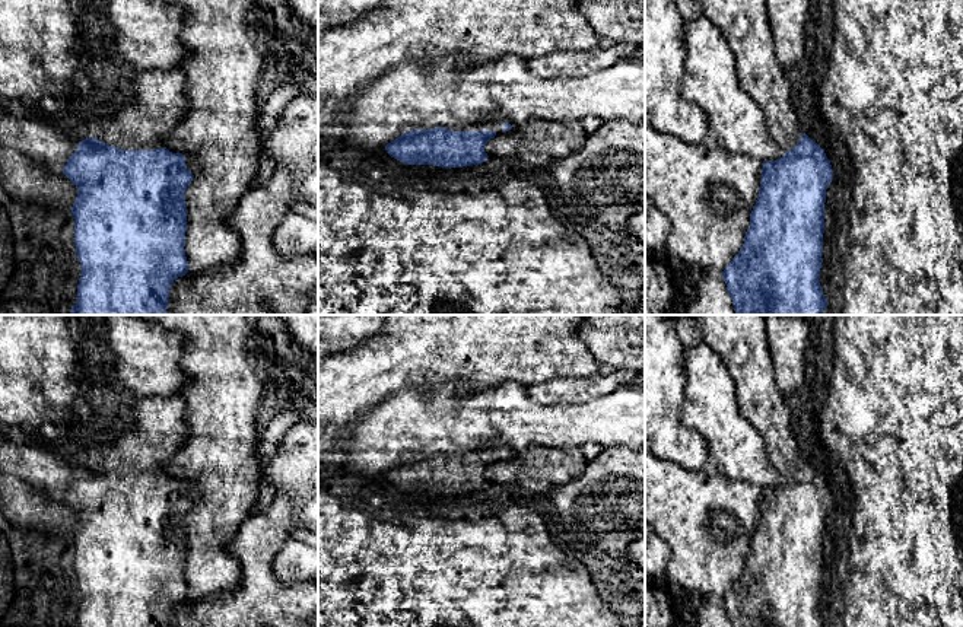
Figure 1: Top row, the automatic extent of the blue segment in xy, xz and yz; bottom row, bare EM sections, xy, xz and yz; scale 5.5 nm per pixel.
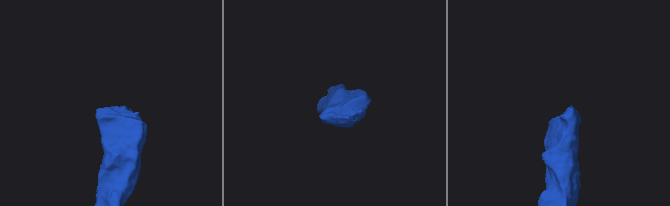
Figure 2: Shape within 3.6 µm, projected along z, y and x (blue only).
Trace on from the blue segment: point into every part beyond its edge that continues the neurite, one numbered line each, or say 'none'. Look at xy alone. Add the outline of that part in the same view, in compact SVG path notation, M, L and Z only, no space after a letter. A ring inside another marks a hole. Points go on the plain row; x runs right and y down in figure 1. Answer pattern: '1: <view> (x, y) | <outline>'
1: xy (159, 426) | M181 394L171 397L142 397L128 430L99 451L89 451L89 455L96 456L98 467L121 477L163 475L166 474L165 455L178 451L185 437L185 401Z

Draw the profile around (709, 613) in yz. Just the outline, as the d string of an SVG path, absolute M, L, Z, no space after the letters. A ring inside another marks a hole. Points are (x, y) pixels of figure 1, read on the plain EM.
M700 596L695 618L683 627L732 627L722 601L713 596Z

